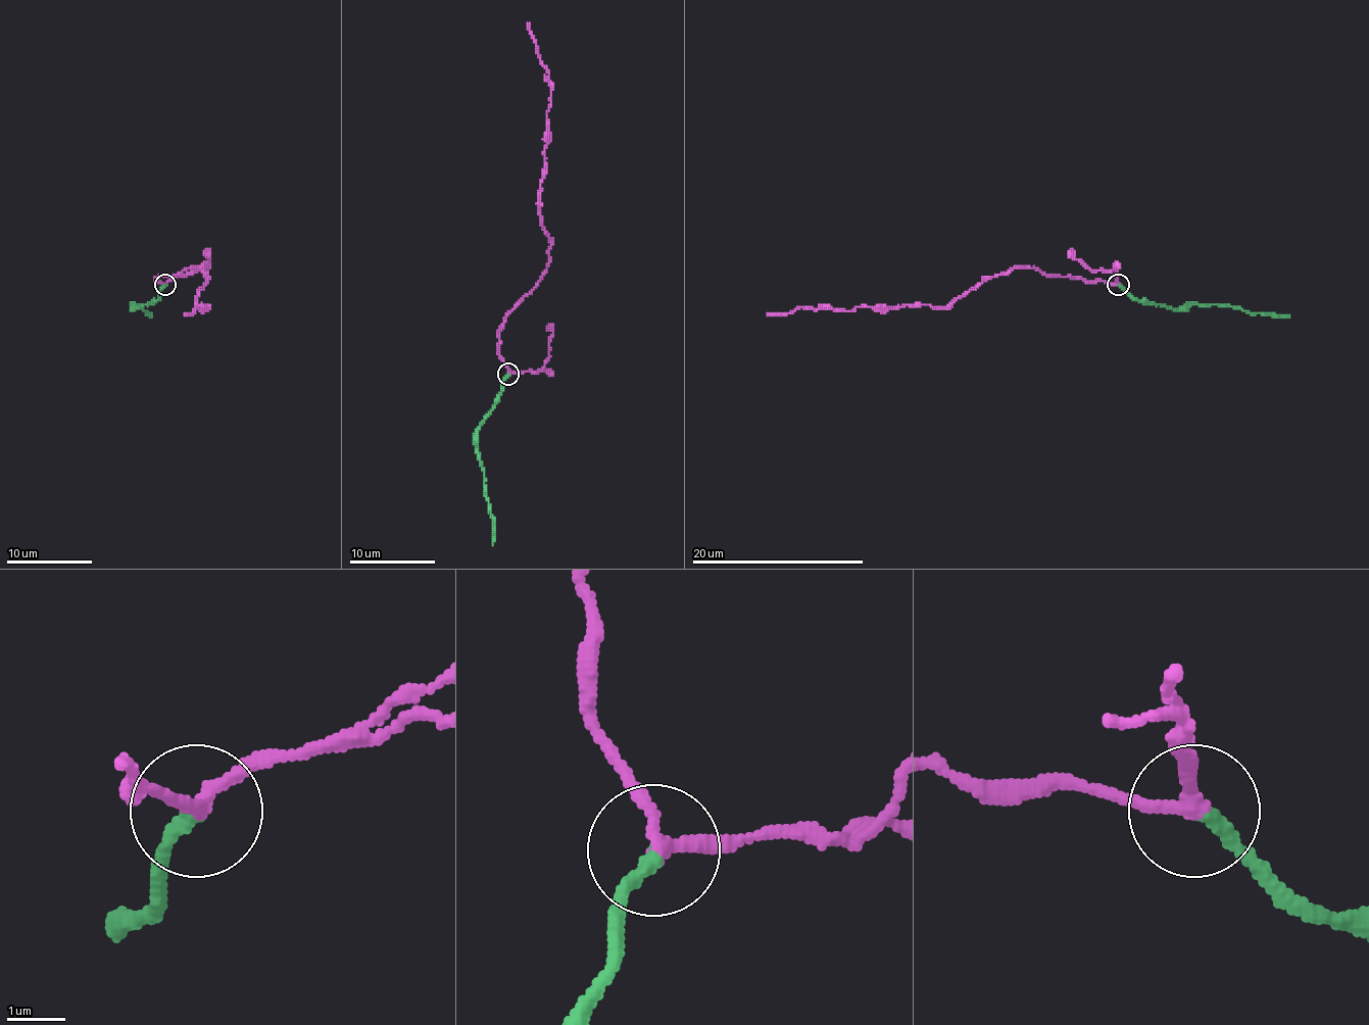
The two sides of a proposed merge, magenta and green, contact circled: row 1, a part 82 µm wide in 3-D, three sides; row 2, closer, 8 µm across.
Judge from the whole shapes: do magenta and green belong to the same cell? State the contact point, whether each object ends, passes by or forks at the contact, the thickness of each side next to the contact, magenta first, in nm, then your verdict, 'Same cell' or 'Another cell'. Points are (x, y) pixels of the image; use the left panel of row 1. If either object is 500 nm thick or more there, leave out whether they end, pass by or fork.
Place: (165, 285). At the ring magenta passes by. At the ring green ends. Thickness 240 nm (magenta) against 260 nm. Same cell

